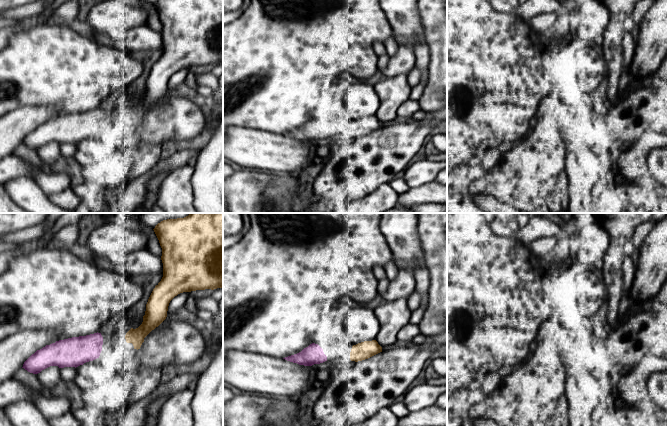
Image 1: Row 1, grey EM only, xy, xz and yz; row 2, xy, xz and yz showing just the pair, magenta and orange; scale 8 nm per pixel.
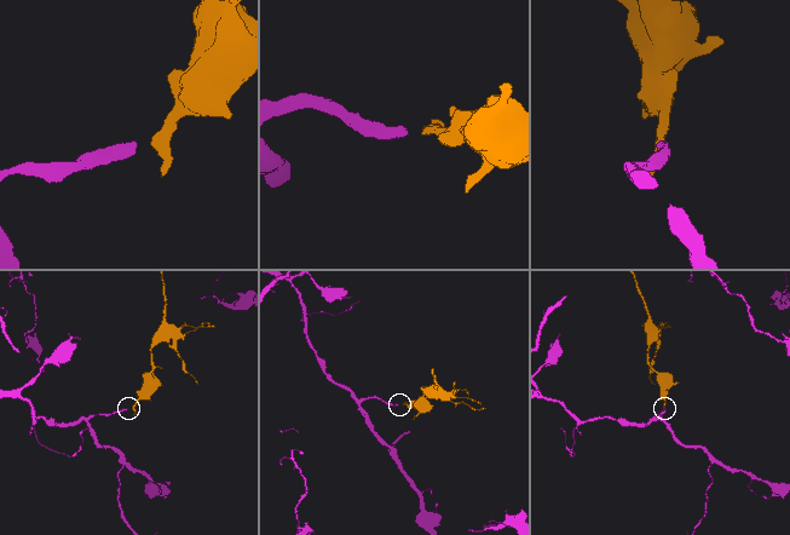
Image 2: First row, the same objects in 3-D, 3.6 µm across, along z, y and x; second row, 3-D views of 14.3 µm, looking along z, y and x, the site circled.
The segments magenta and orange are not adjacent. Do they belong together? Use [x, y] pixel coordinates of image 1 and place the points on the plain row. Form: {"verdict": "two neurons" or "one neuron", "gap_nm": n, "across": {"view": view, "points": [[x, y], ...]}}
{"verdict": "one neuron", "gap_nm": 180, "across": {"view": "xy", "points": [[102, 113], [125, 113]]}}

